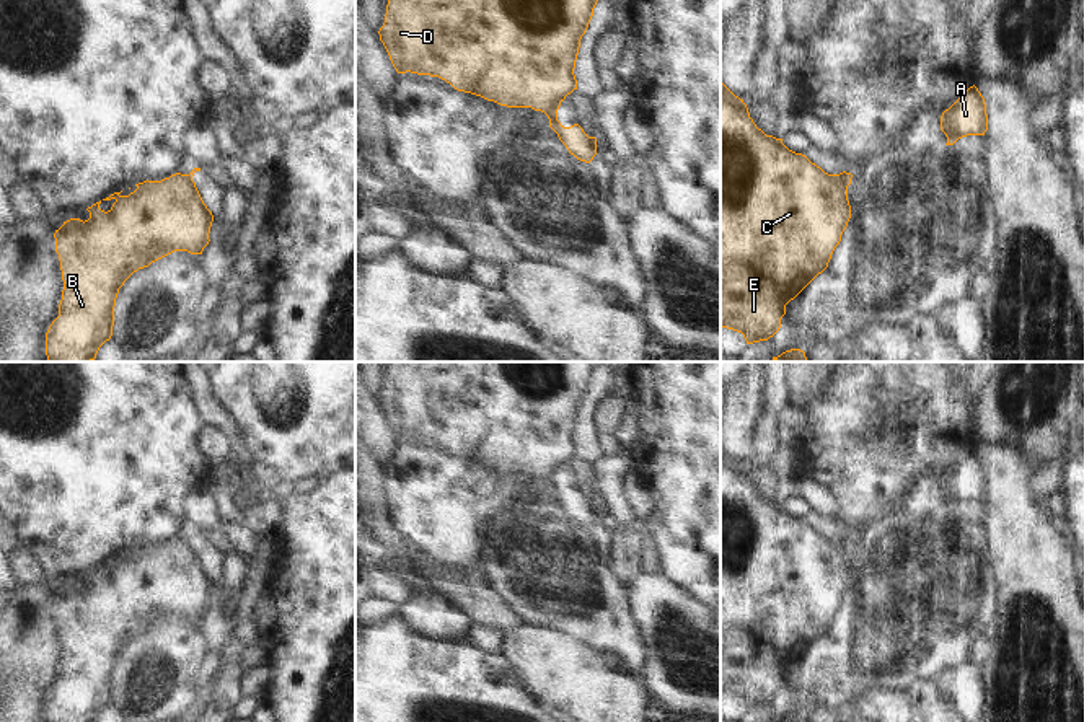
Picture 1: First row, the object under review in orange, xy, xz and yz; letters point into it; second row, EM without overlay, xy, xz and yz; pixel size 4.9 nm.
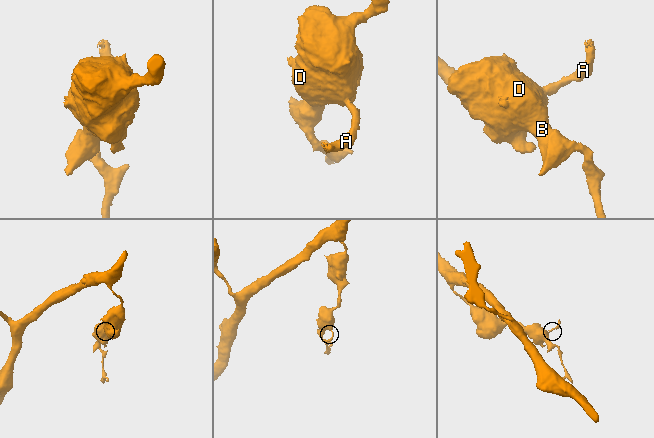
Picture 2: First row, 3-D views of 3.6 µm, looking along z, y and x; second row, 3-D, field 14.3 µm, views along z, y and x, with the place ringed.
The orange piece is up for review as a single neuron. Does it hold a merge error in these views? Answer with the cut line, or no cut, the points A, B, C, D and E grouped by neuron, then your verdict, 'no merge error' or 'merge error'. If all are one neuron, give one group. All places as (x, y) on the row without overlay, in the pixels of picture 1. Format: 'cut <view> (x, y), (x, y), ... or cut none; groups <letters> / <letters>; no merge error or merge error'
cut yz (832, 540), (846, 553); groups A / B C D E; merge error

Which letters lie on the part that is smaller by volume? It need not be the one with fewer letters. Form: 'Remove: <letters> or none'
Remove: A

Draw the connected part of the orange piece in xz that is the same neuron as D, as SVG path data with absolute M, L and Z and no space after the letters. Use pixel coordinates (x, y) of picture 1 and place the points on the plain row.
M388 362L380 393L390 425L398 438L438 442L455 455L507 473L531 473L546 481L577 455L574 440L580 404L600 362Z

